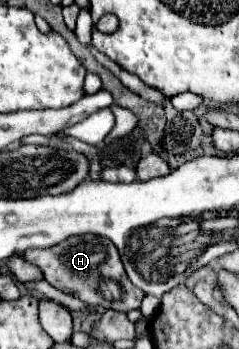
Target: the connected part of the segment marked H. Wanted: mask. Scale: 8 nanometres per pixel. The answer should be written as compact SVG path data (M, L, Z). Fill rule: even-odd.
M98 235L68 237L66 241L46 249L28 249L22 257L24 261L30 261L32 265L36 265L52 287L64 293L74 293L86 305L128 313L132 309L138 309L142 303L144 293L130 283L122 267L116 245L104 237L98 237Z

